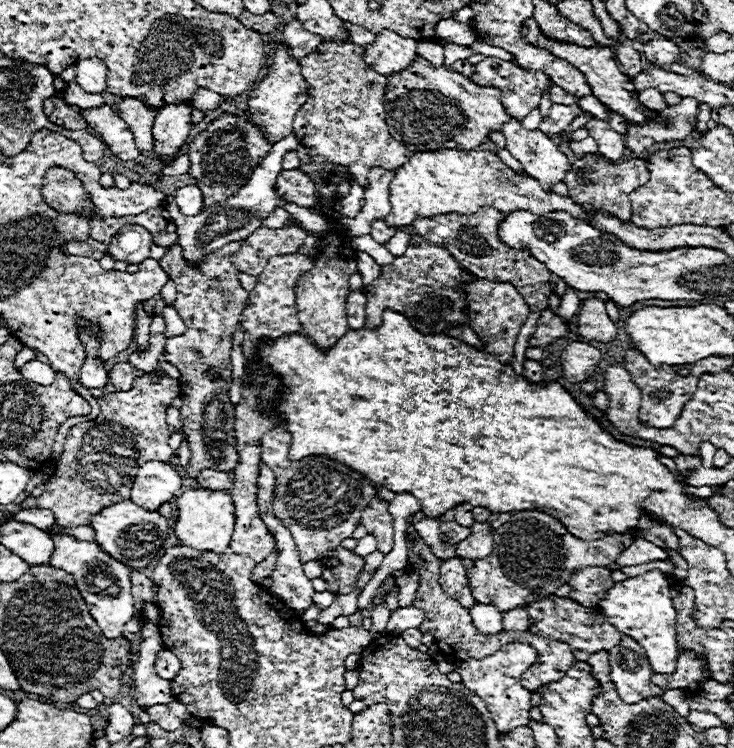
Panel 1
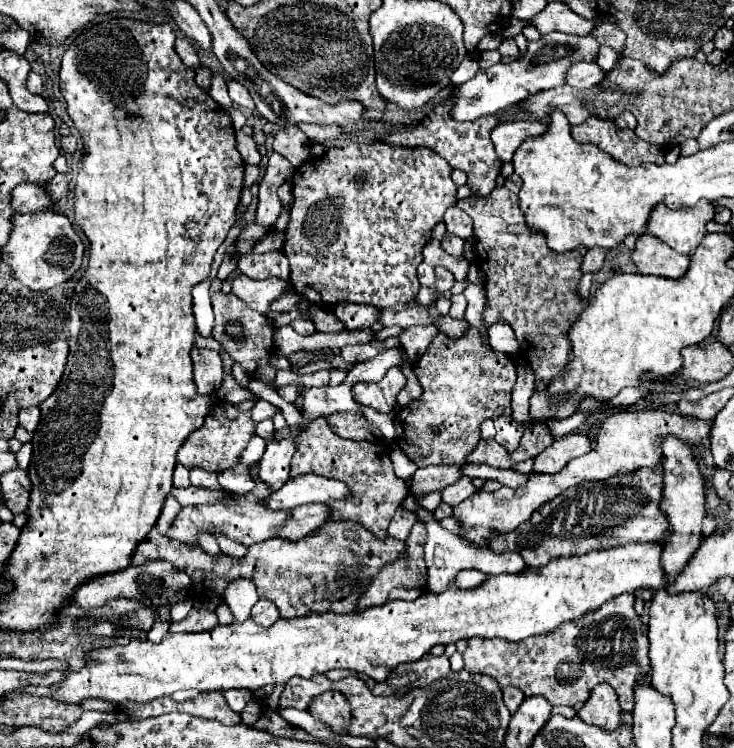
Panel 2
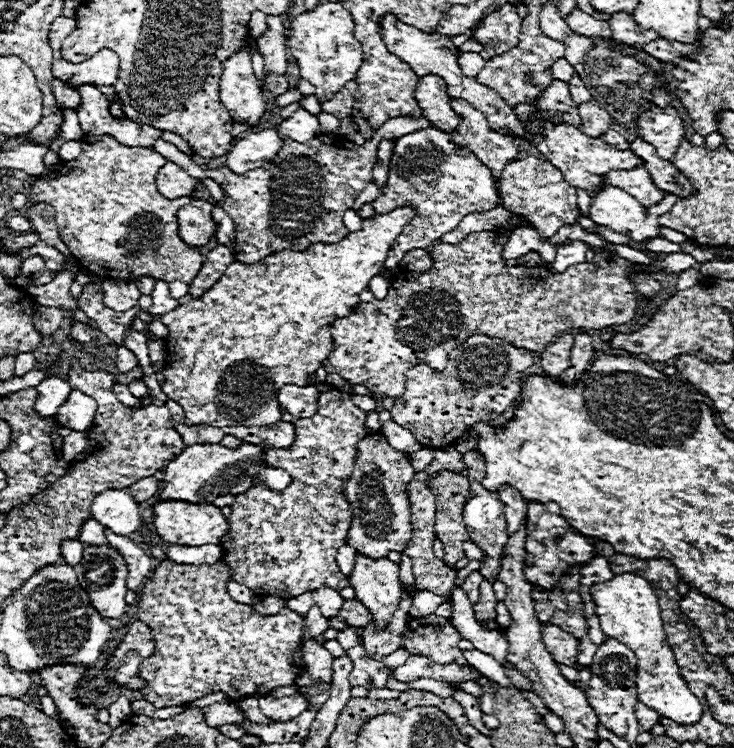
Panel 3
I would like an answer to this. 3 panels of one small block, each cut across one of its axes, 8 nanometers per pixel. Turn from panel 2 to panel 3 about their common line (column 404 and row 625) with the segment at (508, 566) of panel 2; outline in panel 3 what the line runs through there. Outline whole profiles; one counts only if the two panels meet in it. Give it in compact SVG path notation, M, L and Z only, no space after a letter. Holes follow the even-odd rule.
M498 602L498 606L496 606L496 622L500 624L500 628L508 628L510 622L512 622L512 616L510 616L510 612L506 610L504 602Z

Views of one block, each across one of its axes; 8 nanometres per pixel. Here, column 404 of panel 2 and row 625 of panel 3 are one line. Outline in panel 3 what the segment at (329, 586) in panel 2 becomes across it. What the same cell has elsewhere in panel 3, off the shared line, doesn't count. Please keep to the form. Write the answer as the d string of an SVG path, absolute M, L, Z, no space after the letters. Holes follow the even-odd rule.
M543 624L542 642L546 644L546 650L552 654L556 664L574 666L578 654L578 640L572 638L568 632L552 624Z

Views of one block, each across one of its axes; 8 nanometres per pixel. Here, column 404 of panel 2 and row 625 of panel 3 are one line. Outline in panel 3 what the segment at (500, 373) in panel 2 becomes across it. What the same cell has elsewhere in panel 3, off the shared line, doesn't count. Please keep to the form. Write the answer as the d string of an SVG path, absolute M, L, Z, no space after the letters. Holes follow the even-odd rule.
M434 616L432 622L428 618L412 618L402 634L402 646L410 654L428 656L438 664L458 664L470 666L458 648L460 632L452 626L448 618Z

